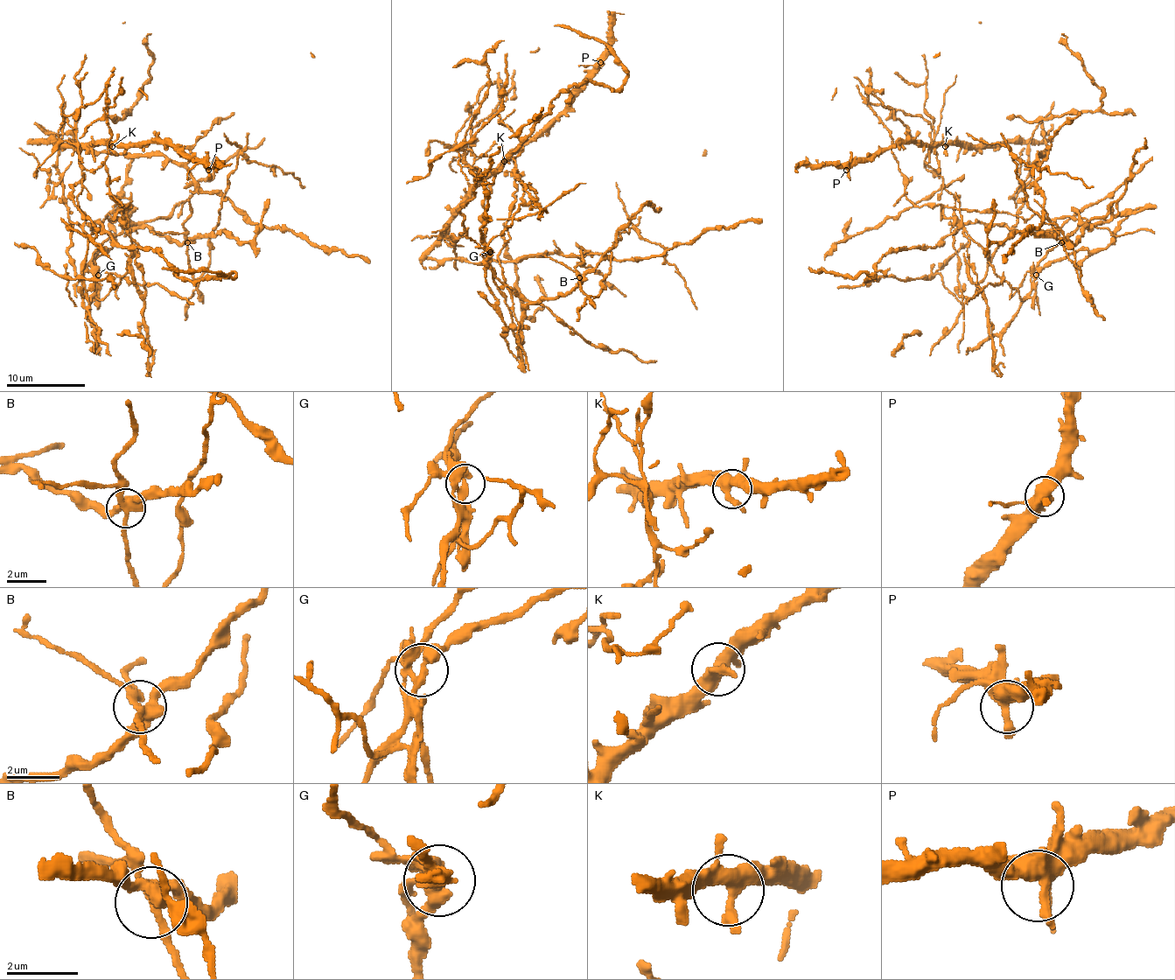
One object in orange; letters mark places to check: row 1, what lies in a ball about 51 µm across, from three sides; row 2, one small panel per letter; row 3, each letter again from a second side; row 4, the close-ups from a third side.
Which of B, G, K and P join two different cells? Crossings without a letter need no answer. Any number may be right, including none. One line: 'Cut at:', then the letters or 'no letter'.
Cut at: B, G

